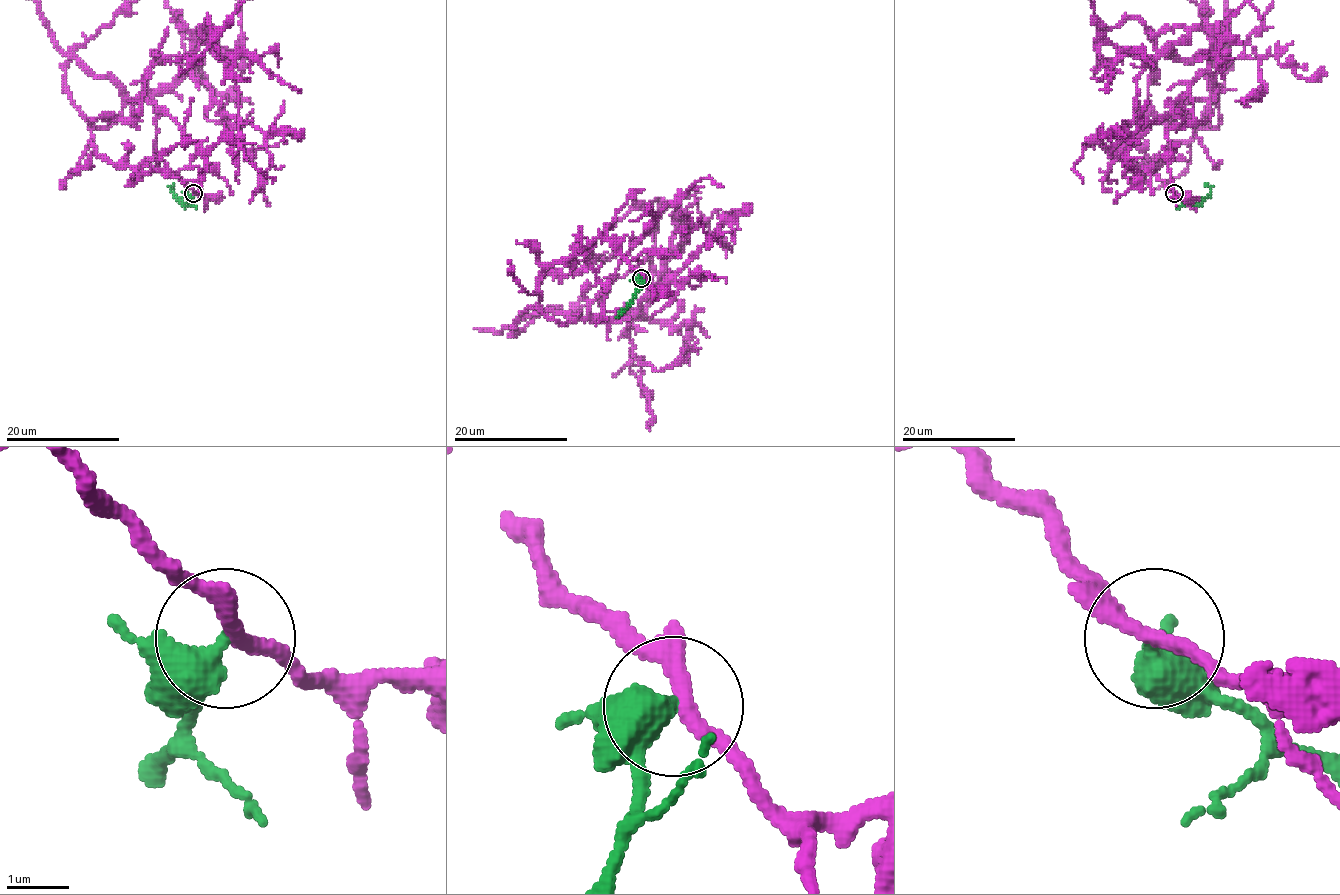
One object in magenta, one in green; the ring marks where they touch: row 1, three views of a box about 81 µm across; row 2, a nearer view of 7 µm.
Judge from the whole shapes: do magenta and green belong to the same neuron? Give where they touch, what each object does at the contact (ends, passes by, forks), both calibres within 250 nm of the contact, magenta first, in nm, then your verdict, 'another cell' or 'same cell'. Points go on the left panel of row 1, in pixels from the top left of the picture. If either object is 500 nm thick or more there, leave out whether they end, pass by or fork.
(193, 193) | magenta passes by | green ends | 240/480 nm | another cell

